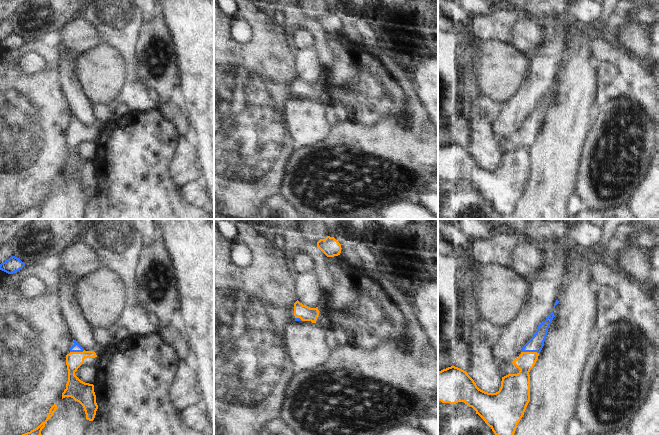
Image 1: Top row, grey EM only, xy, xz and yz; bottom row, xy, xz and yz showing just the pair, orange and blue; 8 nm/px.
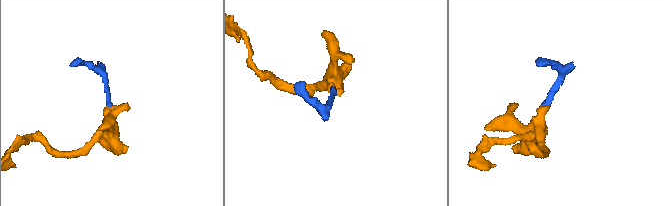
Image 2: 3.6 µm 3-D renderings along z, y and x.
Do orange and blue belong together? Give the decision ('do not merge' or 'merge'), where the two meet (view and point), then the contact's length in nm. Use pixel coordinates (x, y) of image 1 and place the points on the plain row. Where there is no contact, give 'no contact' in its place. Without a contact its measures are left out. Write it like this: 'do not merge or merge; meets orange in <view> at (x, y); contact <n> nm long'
merge; meets orange in yz at (530, 128); contact 150 nm long

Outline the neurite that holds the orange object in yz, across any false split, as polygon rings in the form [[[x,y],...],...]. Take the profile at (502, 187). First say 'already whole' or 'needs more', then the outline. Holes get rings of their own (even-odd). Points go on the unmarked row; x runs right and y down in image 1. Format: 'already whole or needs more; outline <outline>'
needs more; outline [[[552,87],[546,96],[538,102],[534,112],[522,124],[519,133],[512,138],[520,146],[519,149],[502,153],[501,163],[498,168],[488,169],[479,165],[466,147],[451,142],[438,148],[438,176],[450,180],[464,178],[476,187],[476,190],[485,197],[496,212],[509,219],[530,177],[529,148],[534,143],[544,122],[548,104],[554,93]]]

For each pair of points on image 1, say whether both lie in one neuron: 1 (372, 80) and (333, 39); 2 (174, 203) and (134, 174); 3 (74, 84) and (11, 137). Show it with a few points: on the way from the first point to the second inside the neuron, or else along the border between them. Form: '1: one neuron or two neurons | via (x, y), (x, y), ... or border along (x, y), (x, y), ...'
1: one neuron | via (362, 71), (341, 49)
2: one neuron | via (164, 203), (144, 184)
3: two neurons | border along (58, 70), (59, 84), (69, 101), (73, 115)

